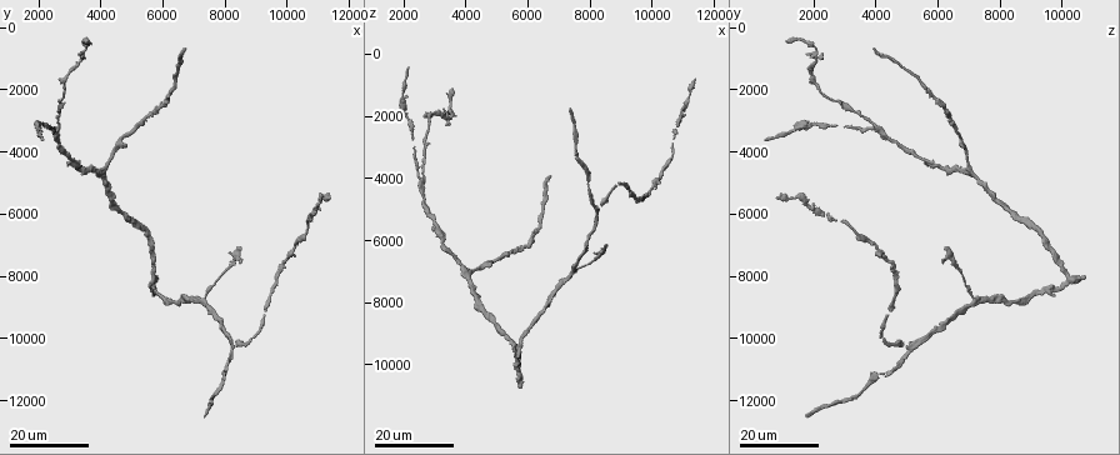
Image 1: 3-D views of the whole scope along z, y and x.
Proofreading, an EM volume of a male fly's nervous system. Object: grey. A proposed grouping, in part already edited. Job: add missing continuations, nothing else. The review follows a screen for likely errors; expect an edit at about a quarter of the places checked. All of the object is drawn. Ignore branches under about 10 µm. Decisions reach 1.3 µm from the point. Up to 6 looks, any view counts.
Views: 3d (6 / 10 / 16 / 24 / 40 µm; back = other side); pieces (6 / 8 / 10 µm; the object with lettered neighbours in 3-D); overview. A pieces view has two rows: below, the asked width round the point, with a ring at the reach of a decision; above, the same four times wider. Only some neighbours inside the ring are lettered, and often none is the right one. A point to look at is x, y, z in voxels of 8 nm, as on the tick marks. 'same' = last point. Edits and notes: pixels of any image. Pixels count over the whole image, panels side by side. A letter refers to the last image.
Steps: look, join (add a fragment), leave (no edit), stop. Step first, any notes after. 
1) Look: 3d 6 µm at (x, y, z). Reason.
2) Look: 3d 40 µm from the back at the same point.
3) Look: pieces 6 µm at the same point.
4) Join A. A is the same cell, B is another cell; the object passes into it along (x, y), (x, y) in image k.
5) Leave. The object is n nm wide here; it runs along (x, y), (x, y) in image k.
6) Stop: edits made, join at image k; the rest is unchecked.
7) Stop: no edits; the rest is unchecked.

Look: 3d 16 µm at (6800, 600, 4000). Free end.

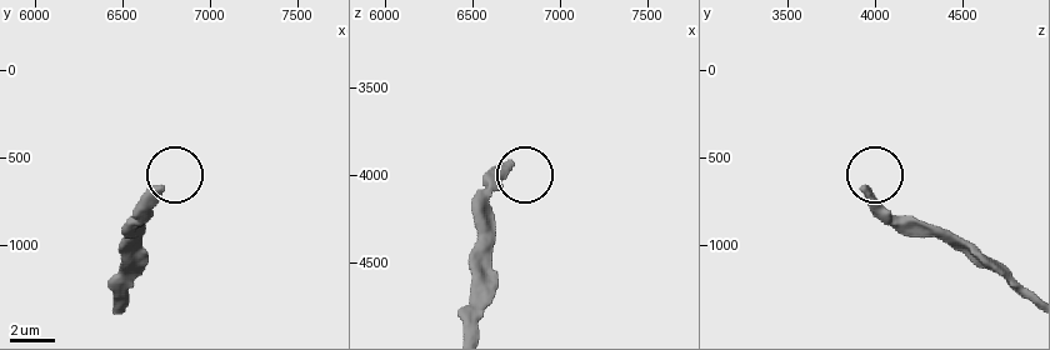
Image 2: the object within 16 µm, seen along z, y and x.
Look: pieces 10 µm at (6720, 680, 3940).

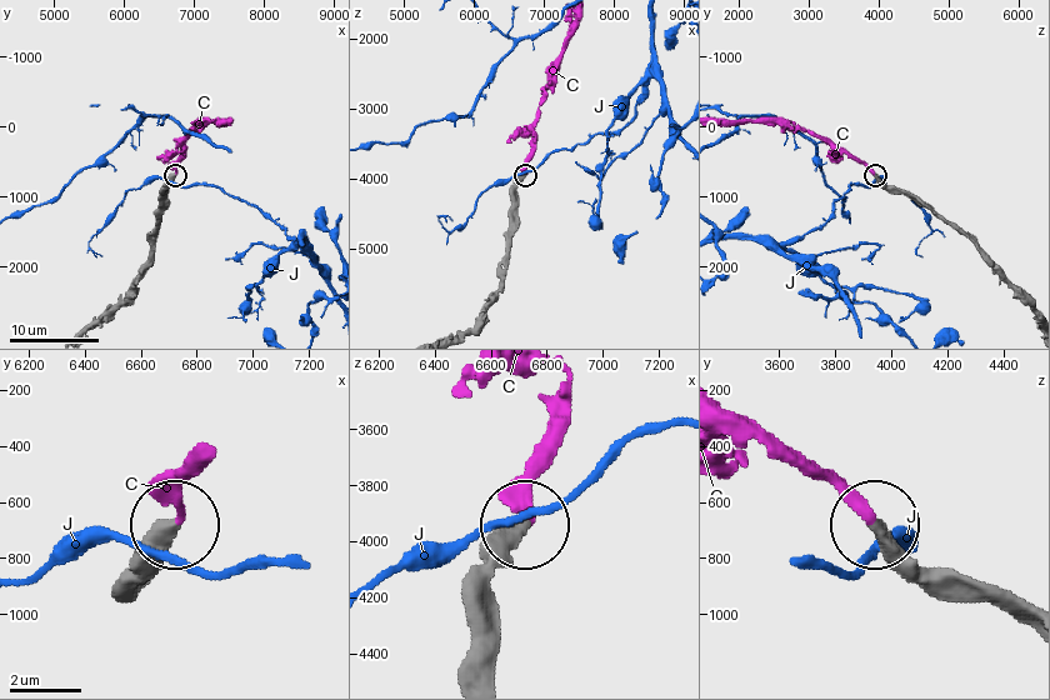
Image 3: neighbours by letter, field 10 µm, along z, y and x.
Join C. C is the same cell, J is another cell; the object passes into it along (469, 619), (473, 586), (531, 520), (531, 460), (550, 406) in image 3; it goes on there.

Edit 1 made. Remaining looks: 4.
Look: overview.

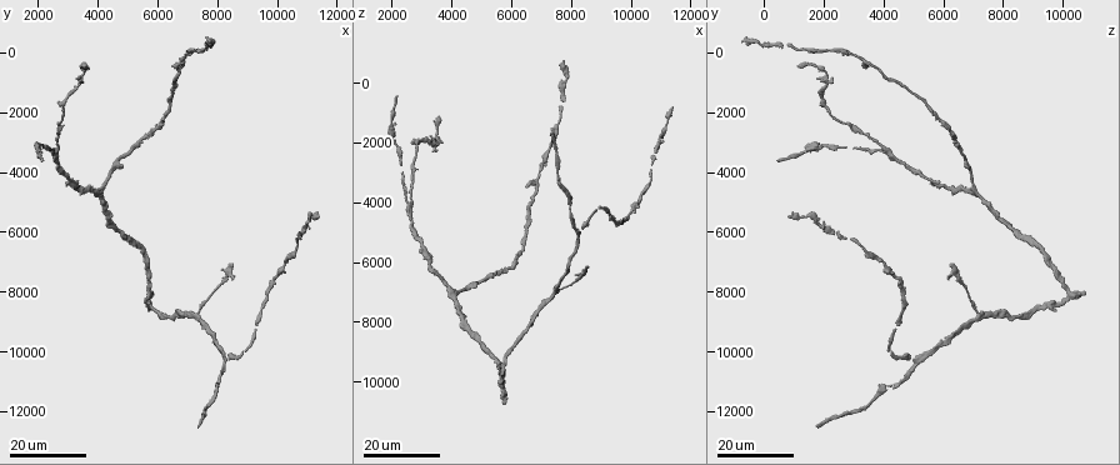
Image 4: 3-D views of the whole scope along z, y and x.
Look: 3d 16 µm at (3200, 900, 1900). Free end.

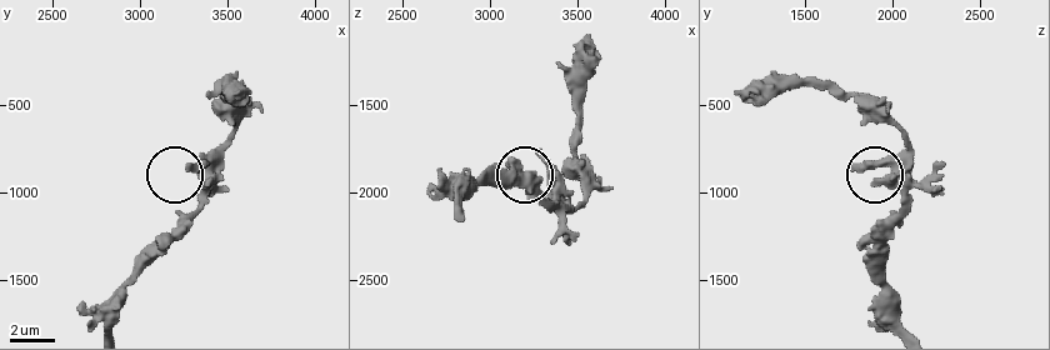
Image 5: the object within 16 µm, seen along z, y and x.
Look: pieces 10 µm at (3280, 840, 1760). What lies round it.

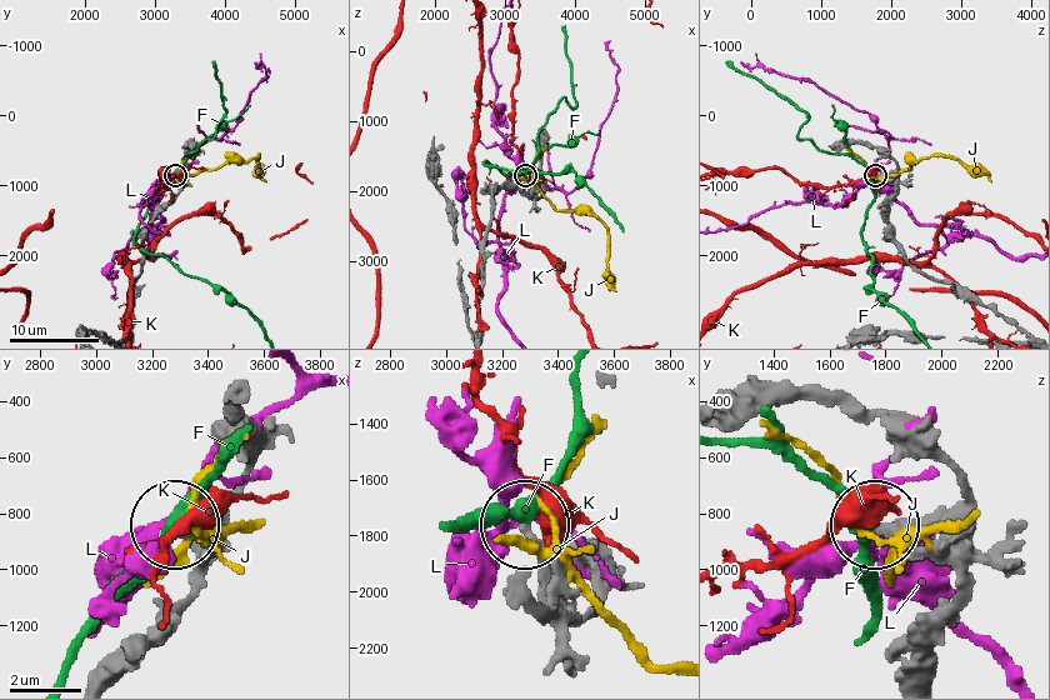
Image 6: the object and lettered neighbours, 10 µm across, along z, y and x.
Leave. The object is 240 nm wide here; F, J, K and L are other cells; none of them fits.

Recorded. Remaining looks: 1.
Stop: edits made, join at image 3; the rest is unchecked.

